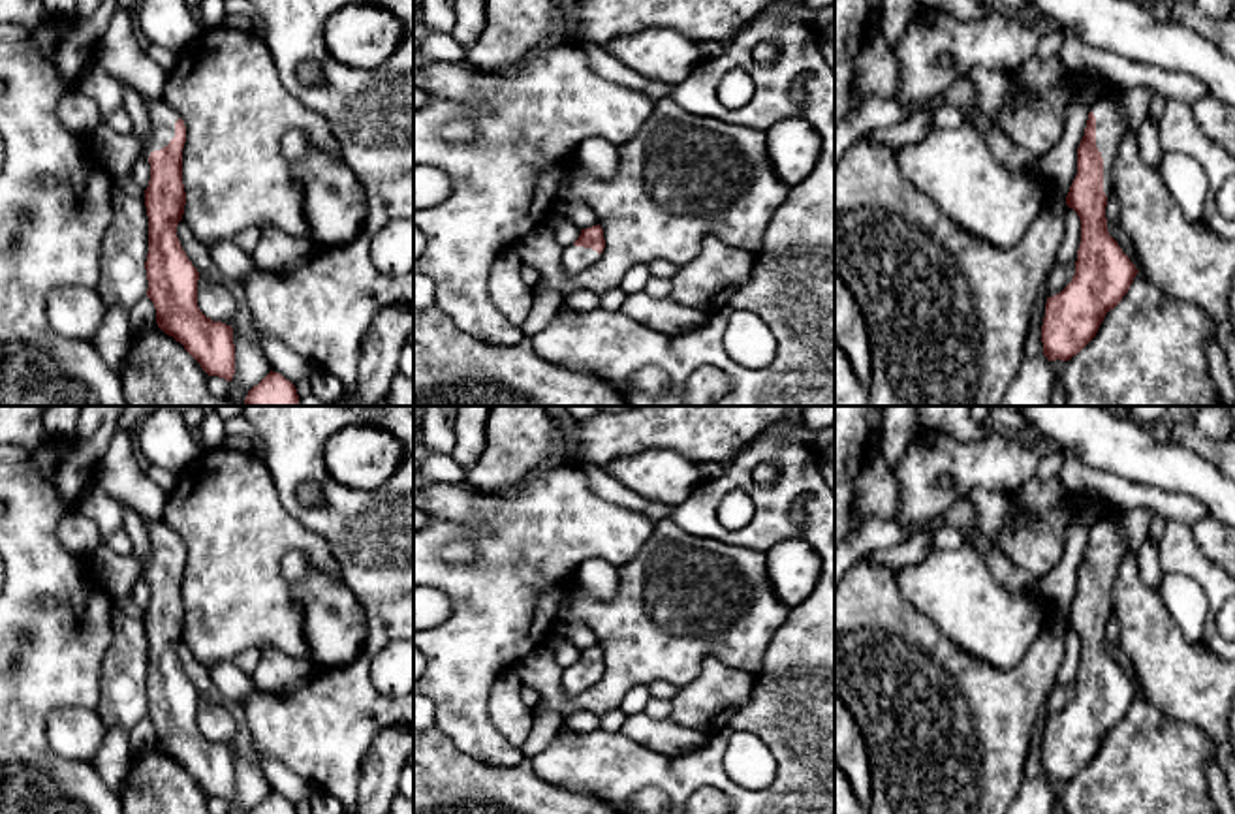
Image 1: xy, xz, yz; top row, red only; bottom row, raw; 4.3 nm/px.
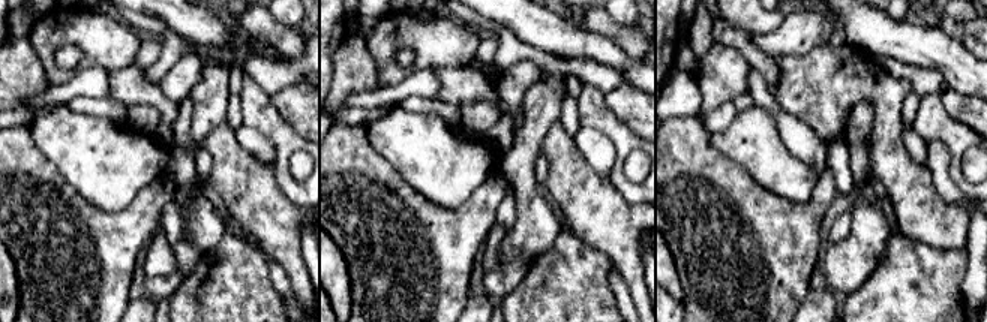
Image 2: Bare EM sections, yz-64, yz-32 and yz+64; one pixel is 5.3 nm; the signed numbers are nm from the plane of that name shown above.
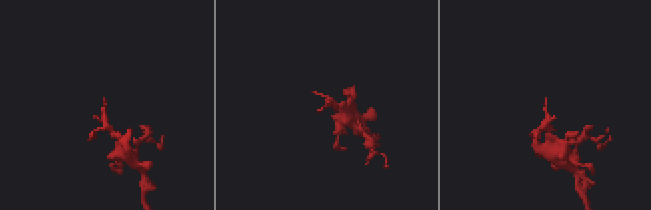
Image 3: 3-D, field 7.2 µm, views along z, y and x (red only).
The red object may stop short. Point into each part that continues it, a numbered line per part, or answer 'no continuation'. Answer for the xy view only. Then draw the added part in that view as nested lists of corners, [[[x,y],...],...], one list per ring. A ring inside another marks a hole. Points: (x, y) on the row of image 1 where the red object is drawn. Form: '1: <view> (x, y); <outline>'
1: xy (162, 119); [[[145,100],[150,117],[150,132],[143,147],[145,156],[169,145],[175,137],[177,113],[160,100]]]

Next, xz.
1: xz (576, 260); [[[575,244],[564,246],[562,248],[562,269],[566,276],[577,276],[579,273],[594,265],[598,258],[600,254],[592,248],[575,246]]]

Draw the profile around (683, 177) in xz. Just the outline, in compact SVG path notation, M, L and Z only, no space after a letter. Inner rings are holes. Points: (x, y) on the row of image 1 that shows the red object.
M665 96L654 103L639 132L617 147L618 162L611 177L592 177L571 165L560 180L558 203L586 203L598 216L605 239L598 261L577 276L568 276L562 246L545 229L524 235L513 248L524 267L532 267L547 288L564 297L579 290L603 293L618 288L635 265L654 259L680 269L697 258L707 237L756 252L789 196L765 143L761 130L692 115Z

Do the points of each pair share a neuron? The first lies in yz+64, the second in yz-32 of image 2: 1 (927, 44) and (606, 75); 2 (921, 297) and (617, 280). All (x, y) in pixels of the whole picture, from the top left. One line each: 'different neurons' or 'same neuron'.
1: different neurons
2: different neurons

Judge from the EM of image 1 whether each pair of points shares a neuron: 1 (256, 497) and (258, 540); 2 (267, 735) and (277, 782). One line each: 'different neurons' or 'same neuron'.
1: same neuron
2: different neurons

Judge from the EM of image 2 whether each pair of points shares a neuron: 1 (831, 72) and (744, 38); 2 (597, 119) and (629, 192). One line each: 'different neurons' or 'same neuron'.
1: different neurons
2: same neuron

